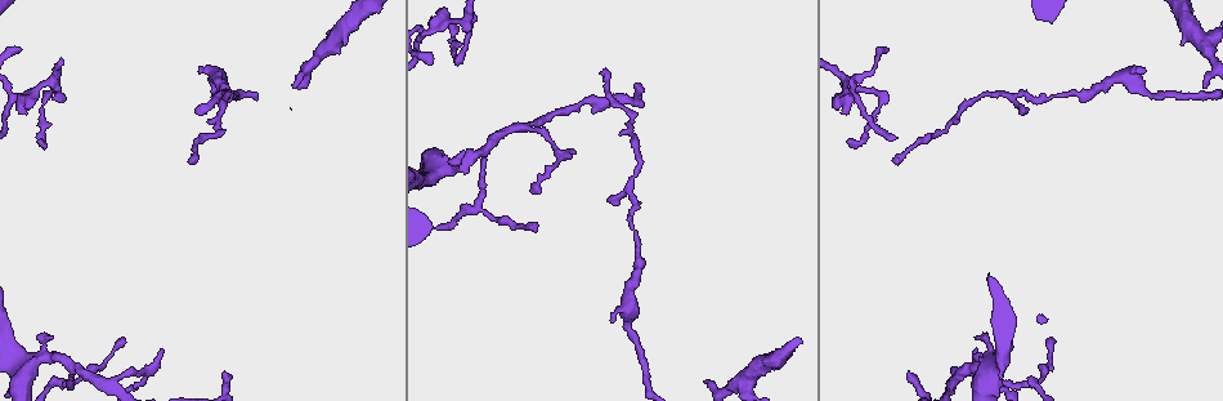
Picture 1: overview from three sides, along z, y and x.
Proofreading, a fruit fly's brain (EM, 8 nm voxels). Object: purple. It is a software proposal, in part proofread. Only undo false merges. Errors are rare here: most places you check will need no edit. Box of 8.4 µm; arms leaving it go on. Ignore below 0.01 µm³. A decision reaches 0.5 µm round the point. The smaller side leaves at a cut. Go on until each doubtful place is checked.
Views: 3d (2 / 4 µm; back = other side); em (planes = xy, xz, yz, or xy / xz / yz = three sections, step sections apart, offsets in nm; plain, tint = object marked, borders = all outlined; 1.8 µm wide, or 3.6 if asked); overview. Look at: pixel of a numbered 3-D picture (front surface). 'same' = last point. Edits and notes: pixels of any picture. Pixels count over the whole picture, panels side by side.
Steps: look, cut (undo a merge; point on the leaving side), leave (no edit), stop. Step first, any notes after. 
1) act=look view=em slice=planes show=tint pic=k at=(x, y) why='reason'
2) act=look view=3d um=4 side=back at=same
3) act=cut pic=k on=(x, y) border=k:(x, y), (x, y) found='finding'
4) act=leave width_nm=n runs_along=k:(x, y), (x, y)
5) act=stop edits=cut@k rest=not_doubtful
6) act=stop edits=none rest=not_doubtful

act=look view=3d um=2 pic=1 at=(26, 368) why='sharp bend'

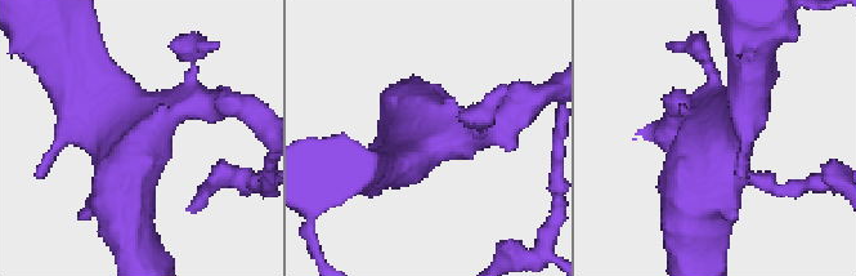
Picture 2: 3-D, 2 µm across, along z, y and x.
act=look view=em slice=yz step=16 show=tint pic=2 at=(718, 136)

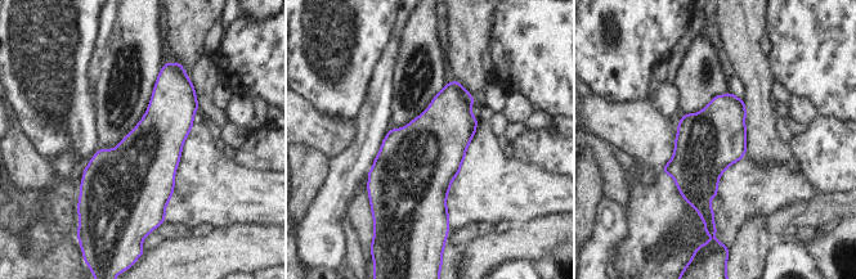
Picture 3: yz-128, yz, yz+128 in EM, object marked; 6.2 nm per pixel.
act=leave found='continuous, no second neuron'

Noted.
act=look view=3d um=4 pic=1 at=(109, 384) why='branch point'

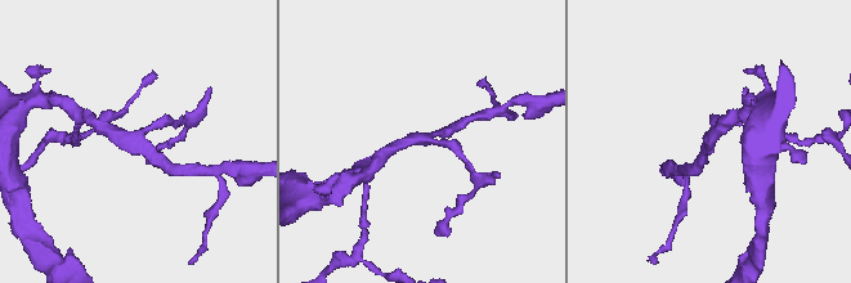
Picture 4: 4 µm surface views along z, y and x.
act=look view=em slice=xz step=8 show=tint pic=4 at=(425, 141) arms=3 why='now the EM'

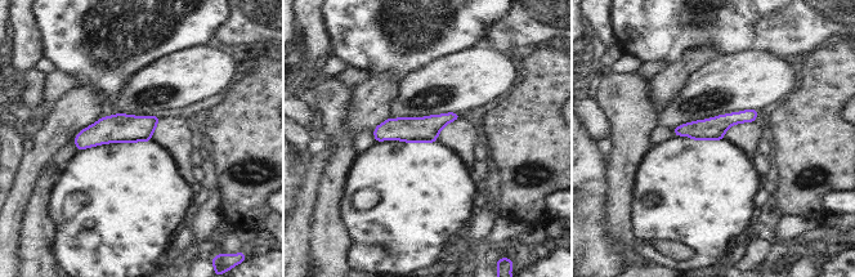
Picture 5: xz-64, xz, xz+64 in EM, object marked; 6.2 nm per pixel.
act=look view=em slice=planes show=tint at=same why='another direction'

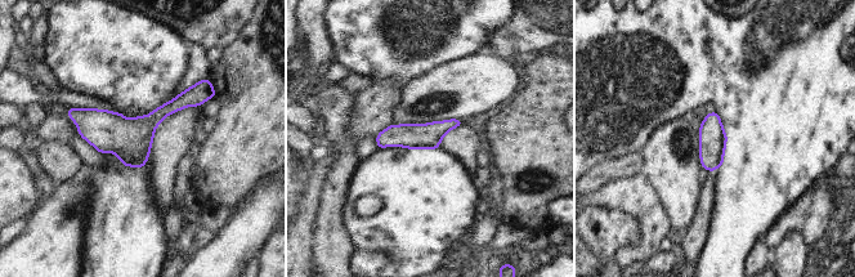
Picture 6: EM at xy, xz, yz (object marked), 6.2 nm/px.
act=leave runs_along=6:(201, 93), (144, 126), (71, 114) found='one neuron here'

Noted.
act=look view=em slice=yz step=4 show=tint pic=1 at=(481, 152) why='a fork'

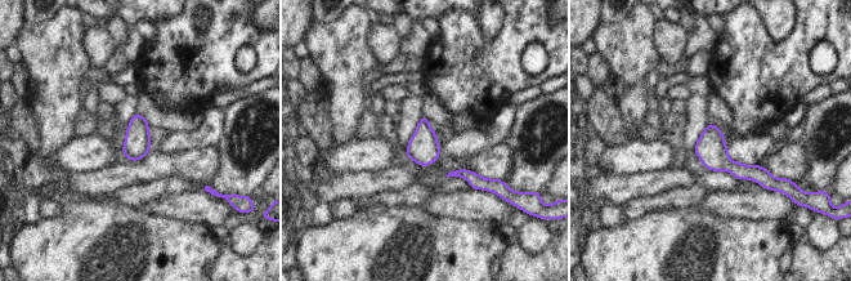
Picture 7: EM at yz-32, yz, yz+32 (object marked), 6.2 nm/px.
act=look view=em slice=planes show=tint at=same why='another direction'

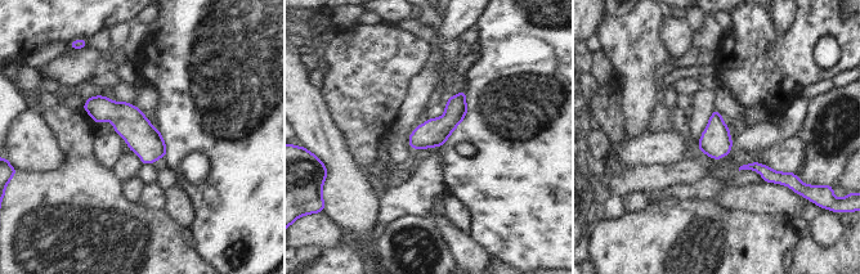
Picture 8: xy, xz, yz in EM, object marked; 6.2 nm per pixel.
act=leave runs_along=8:(88, 106), (121, 115), (162, 153) found='continuous, no second neuron'

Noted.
act=look view=em slice=yz step=4 show=tint pic=1 at=(49, 85) why='sharp bend'

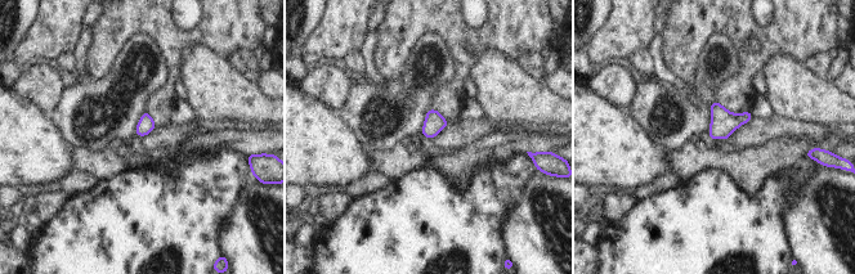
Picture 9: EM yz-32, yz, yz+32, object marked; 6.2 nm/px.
act=look view=em slice=planes show=tint at=same why='cut it another way'

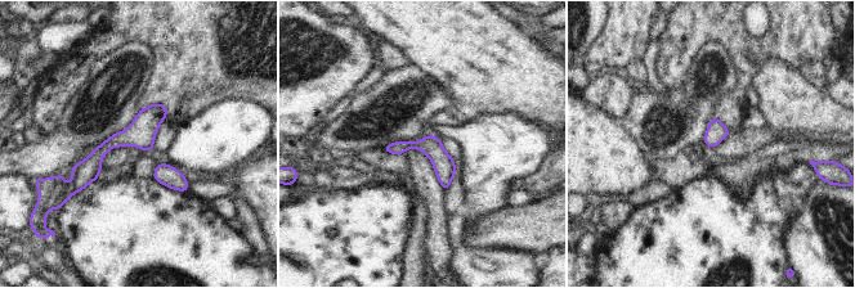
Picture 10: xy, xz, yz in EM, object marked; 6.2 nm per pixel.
act=leave runs_along=10:(164, 109), (110, 143), (71, 188) found='continuous, no second neuron'

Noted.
act=look view=em um=3.6 slice=xy step=4 show=borders pic=1 at=(1203, 44)

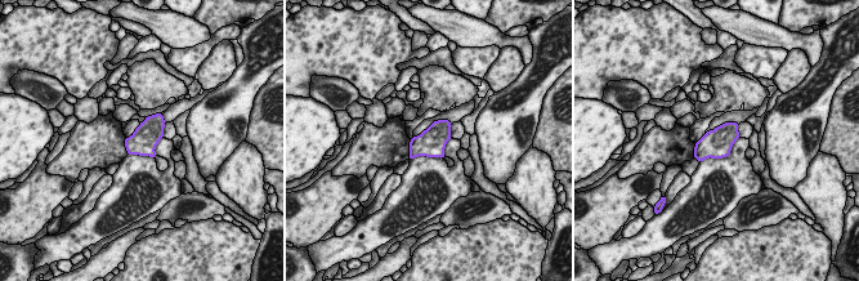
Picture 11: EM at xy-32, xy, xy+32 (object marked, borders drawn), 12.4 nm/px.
act=leave found='one neuron here'

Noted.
act=stop edits=none rest=not_doubtful

